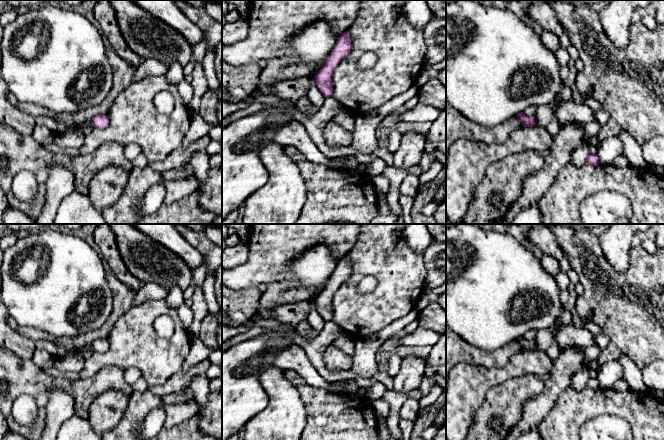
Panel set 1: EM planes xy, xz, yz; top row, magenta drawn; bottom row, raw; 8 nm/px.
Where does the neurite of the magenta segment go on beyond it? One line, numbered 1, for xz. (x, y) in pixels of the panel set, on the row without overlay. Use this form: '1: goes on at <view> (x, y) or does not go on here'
1: does not go on here

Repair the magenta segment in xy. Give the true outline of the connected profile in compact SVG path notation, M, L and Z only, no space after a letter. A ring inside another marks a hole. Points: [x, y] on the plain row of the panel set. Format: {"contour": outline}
{"contour": "M98 338L91 343L92 349L98 353L104 353L109 349L109 342L107 339Z"}

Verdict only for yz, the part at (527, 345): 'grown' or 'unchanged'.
unchanged

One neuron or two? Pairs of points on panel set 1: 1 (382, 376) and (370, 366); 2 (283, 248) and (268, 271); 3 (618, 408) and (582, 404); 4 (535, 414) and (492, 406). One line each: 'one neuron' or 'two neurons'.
1: two neurons
2: one neuron
3: one neuron
4: two neurons

